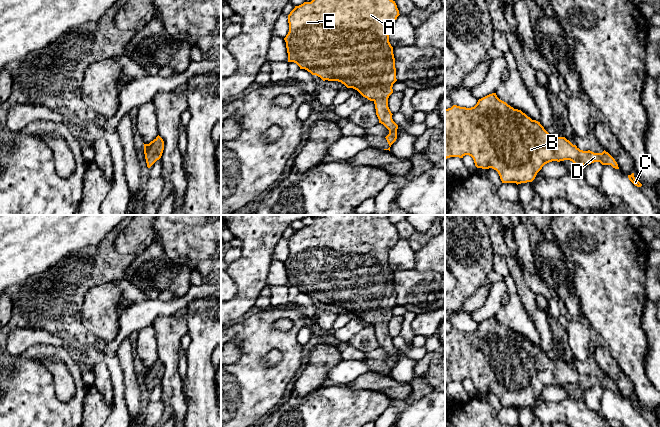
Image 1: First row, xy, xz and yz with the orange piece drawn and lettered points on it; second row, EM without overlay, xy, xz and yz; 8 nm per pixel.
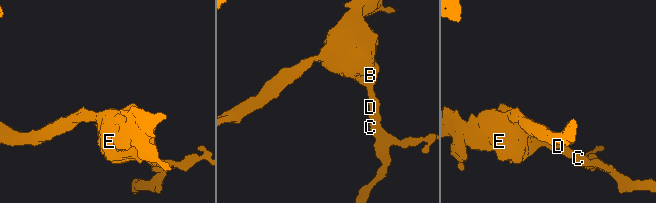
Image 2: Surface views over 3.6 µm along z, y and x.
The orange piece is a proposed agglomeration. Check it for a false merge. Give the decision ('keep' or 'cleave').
keep

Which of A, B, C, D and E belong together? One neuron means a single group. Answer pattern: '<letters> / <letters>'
A B C D E

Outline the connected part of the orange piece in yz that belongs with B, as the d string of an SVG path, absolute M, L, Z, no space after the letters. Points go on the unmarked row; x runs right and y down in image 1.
M496 317L478 324L474 331L453 329L445 333L445 384L469 379L477 392L496 394L502 407L532 406L542 391L552 385L570 384L576 390L594 386L619 393L615 383L605 374L594 377L580 374L565 361L552 361L536 344L500 324Z

